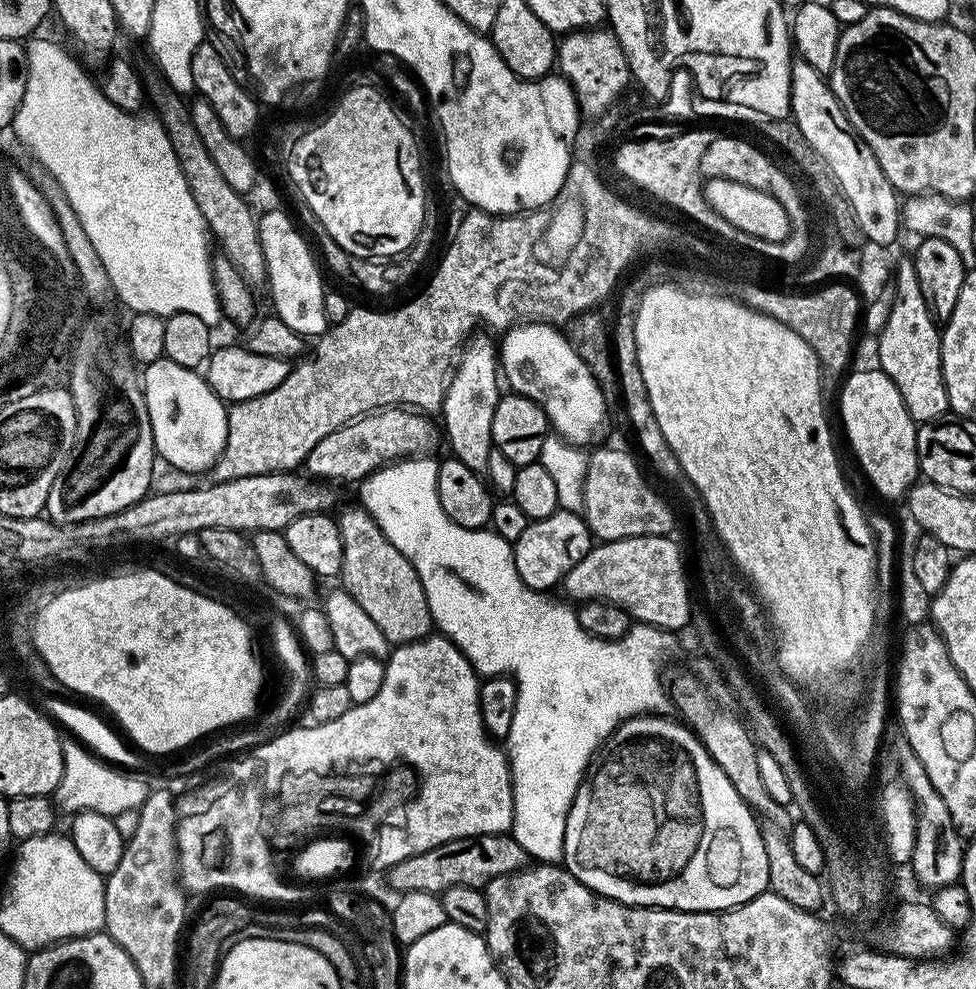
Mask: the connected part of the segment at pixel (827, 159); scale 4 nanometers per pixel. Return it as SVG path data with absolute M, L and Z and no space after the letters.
M796 58L792 61L792 110L791 119L796 121L798 130L802 130L802 138L824 161L824 167L831 172L832 177L844 192L844 197L854 210L854 218L858 218L858 226L862 226L862 234L867 242L878 242L889 246L895 245L896 235L902 232L902 200L895 188L882 174L882 166L878 166L878 158L870 150L870 146L854 130L850 118L842 110L838 98L832 92L832 85L819 72L810 66L810 62Z

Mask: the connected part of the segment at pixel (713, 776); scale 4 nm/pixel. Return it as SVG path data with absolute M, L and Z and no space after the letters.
M645 714L627 720L616 729L607 741L606 747L595 757L586 778L581 780L580 788L568 811L563 863L571 866L572 877L581 880L589 890L597 892L600 896L617 900L619 904L635 904L637 908L664 908L664 880L672 880L672 876L680 872L680 864L684 864L684 828L688 828L688 832L698 833L696 849L692 855L692 912L725 912L727 908L737 908L739 904L750 902L758 894L769 891L766 849L763 845L761 825L748 803L738 794L738 790L730 786L730 778L722 774L714 758L710 758L708 751L702 747L695 732L679 719L667 720L666 717L664 714Z

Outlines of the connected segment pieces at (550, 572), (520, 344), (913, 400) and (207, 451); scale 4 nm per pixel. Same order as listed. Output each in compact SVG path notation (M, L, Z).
M558 510L550 514L550 518L533 520L526 526L522 538L514 541L512 553L514 554L514 566L518 570L518 578L526 586L530 586L536 592L548 592L552 587L559 585L564 575L594 547L594 537L588 524L581 513Z
M517 323L503 333L504 342L500 342L498 346L499 367L502 369L503 379L508 379L508 384L512 387L509 389L515 395L543 404L544 413L548 415L549 425L554 429L555 435L567 440L569 444L589 446L588 444L604 436L604 427L608 424L609 401L598 386L594 374L590 374L586 362L582 362L582 358L574 350L571 339L560 332L563 331L551 324Z
M911 259L895 265L894 283L894 306L890 306L890 318L886 318L886 326L879 332L877 340L880 341L876 344L876 356L880 359L878 368L898 386L898 394L902 394L913 420L938 419L950 412L942 374L941 329L926 306L926 298L922 298L922 286L918 286L916 265Z
M167 358L155 360L142 368L142 387L146 410L150 414L152 442L157 457L165 460L165 465L182 472L200 474L215 469L216 460L226 446L226 430L230 426L230 412L225 401L220 400L208 385L207 379L199 371L178 366L178 362L170 362Z

